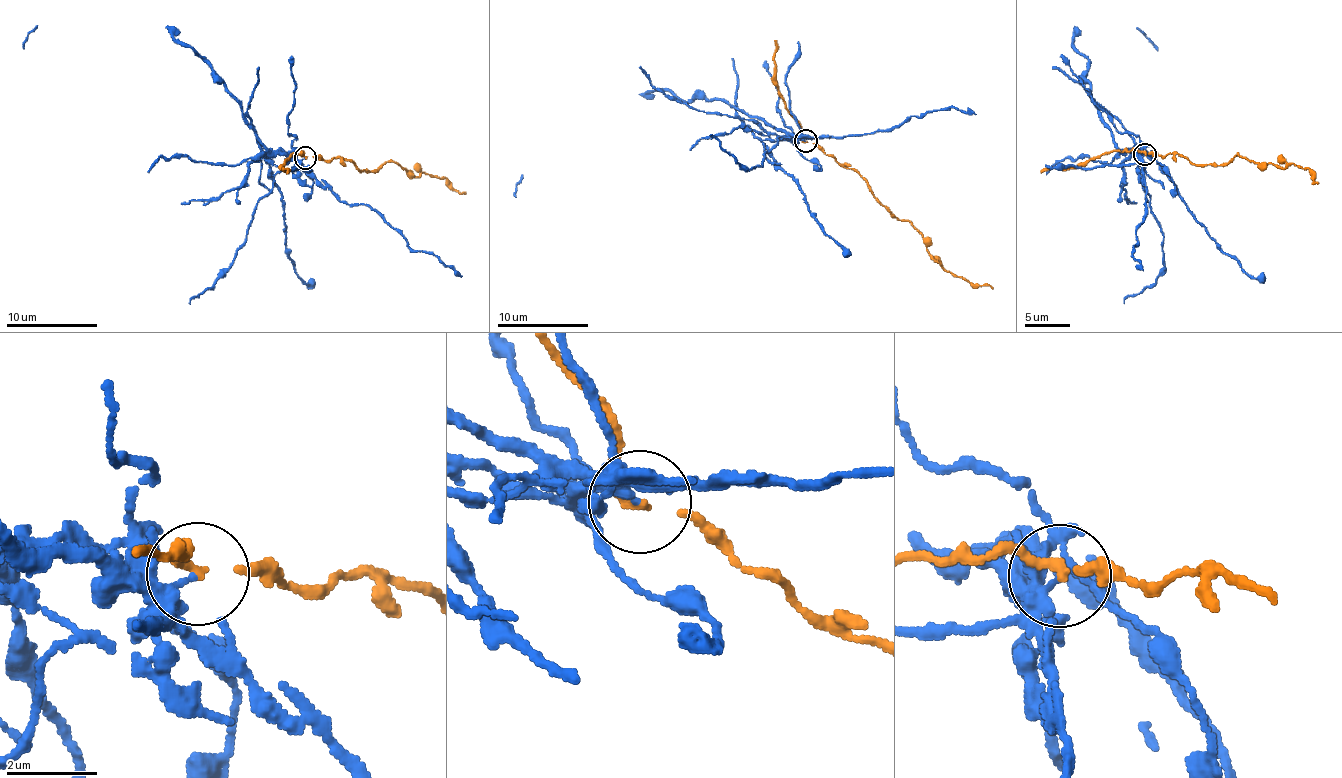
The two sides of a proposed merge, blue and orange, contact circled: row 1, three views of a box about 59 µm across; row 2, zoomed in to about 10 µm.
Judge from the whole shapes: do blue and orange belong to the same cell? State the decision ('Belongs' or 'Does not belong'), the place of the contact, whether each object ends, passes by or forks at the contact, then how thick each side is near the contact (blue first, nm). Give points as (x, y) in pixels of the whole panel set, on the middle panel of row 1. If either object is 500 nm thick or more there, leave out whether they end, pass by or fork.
Does not belong. Place: (805, 141). At the ring blue ends. At the ring orange passes by. Thickness 240 nm (blue) against 150 nm

